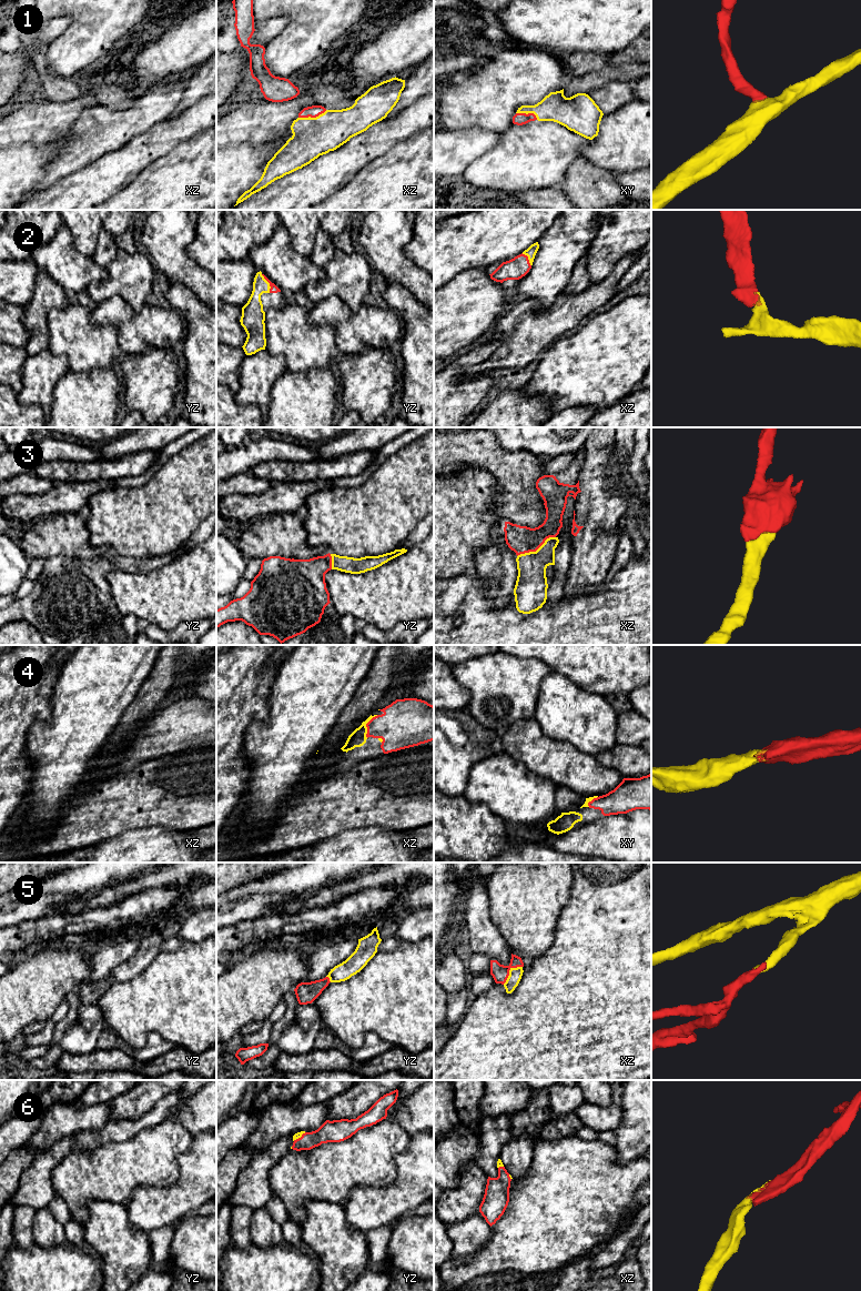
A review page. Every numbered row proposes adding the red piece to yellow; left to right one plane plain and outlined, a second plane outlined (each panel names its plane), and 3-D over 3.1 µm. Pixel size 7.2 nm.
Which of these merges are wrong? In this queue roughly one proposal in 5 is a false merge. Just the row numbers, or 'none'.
none

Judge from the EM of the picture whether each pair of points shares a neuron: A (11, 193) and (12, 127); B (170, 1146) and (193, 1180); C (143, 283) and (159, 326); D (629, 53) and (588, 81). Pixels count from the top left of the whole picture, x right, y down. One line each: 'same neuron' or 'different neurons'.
A: different neurons
B: different neurons
C: different neurons
D: different neurons

